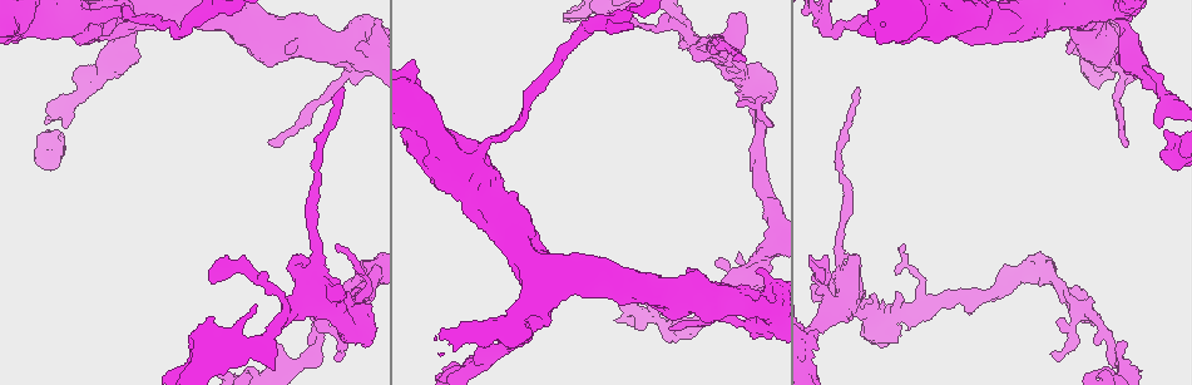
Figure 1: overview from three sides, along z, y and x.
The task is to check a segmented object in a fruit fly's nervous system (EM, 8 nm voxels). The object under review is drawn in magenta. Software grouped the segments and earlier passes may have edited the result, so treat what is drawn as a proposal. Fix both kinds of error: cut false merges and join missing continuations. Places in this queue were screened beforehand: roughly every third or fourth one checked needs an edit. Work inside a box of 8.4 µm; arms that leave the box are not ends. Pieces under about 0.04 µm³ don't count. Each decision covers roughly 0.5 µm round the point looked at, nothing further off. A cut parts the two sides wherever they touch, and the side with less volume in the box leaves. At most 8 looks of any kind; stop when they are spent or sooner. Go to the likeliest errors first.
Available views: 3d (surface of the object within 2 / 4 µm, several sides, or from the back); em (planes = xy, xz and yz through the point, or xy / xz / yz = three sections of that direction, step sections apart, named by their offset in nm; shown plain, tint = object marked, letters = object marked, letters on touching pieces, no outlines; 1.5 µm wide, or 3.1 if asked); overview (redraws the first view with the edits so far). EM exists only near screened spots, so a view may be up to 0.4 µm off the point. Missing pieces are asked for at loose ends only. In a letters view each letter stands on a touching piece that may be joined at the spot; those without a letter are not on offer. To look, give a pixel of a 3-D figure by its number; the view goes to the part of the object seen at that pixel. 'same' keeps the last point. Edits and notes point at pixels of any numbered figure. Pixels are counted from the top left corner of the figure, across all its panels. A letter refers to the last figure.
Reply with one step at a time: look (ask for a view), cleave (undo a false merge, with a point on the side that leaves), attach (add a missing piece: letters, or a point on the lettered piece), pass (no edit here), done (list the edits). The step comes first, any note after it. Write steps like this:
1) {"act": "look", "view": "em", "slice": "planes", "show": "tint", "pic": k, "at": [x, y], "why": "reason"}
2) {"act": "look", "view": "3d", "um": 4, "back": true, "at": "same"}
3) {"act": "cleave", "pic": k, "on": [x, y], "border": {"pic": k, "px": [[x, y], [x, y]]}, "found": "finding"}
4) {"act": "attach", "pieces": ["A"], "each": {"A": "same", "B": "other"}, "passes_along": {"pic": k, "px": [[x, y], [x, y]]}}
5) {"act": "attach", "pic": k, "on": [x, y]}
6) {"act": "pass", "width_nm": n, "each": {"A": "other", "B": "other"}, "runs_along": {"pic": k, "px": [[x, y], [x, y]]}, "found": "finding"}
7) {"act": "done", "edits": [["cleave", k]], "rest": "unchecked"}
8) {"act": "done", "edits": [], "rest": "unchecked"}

{"act": "look", "view": "3d", "um": 4, "pic": 1, "at": [344, 89], "why": "thin end"}

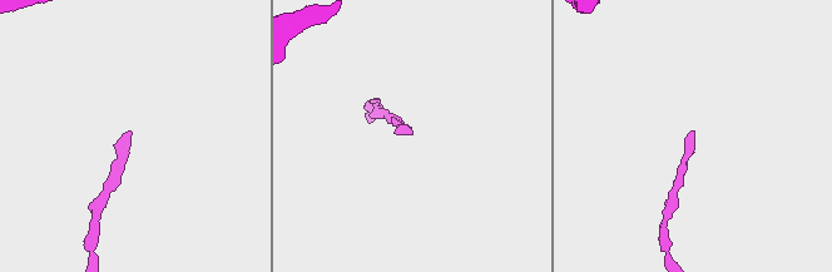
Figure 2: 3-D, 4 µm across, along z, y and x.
{"act": "look", "view": "em", "slice": "planes", "show": "letters", "pic": 2, "at": [132, 133]}

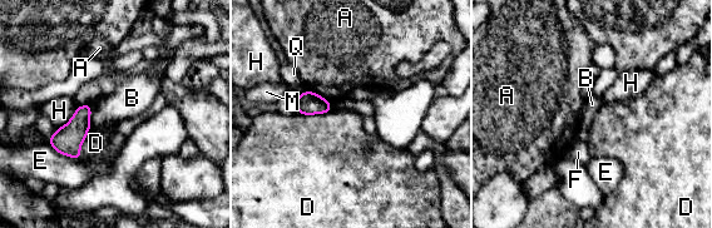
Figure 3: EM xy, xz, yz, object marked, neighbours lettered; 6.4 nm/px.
{"act": "pass", "width_nm": 130, "each": {"A": "other", "B": "other", "D": "other", "E": "other", "F": "other", "H": "other", "M": "other", "Q": "other"}, "border": {"pic": 3, "px": [[89, 104], [92, 124]]}, "found": "no lettered piece goes on from it"}

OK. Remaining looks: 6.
{"act": "look", "view": "3d", "um": 4, "pic": 1, "at": [760, 267], "why": "stops while still wide"}

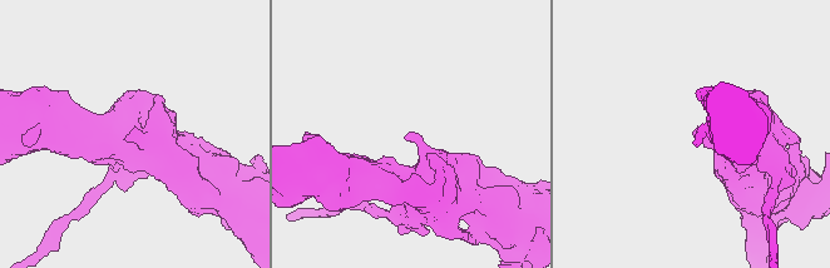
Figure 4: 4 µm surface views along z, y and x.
{"act": "look", "view": "em", "slice": "planes", "show": "letters", "pic": 4, "at": [407, 134]}

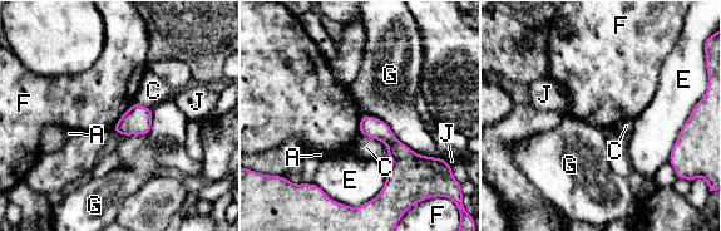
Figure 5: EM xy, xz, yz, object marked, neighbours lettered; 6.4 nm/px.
{"act": "pass", "each": {"A": "other", "C": "other", "E": "other", "F": "other", "G": "other", "J": "other"}, "border": {"pic": 5, "px": [[136, 102], [112, 128]]}, "found": "none of them fits"}

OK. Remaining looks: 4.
{"act": "look", "view": "3d", "um": 4, "pic": 1, "at": [474, 361], "why": "free end"}

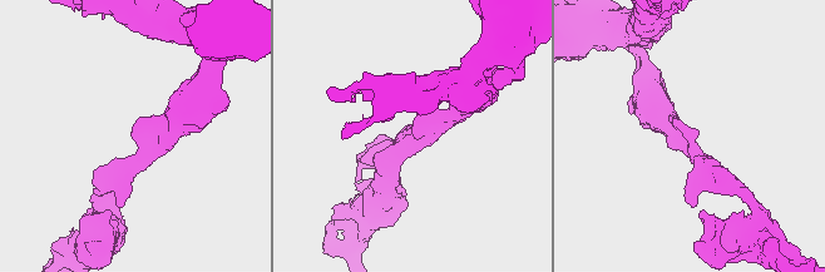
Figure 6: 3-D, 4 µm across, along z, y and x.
{"act": "look", "view": "em", "slice": "planes", "show": "letters", "pic": 6, "at": [416, 136], "arm_widths_nm": [240, 280], "why": "shape alone is not enough"}

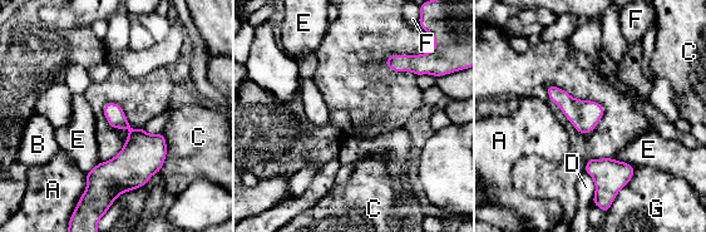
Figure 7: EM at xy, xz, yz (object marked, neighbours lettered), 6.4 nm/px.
{"act": "pass", "longest_contact_nm": ["C", 260], "each": {"A": "other", "B": "other", "C": "other", "D": "other", "E": "other", "F": "other", "G": "other"}, "border": {"pic": 7, "px": [[85, 173], [85, 189], [80, 195]]}, "found": "none of them fits"}

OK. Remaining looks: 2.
{"act": "done", "edits": [], "rest": "unchecked"}

